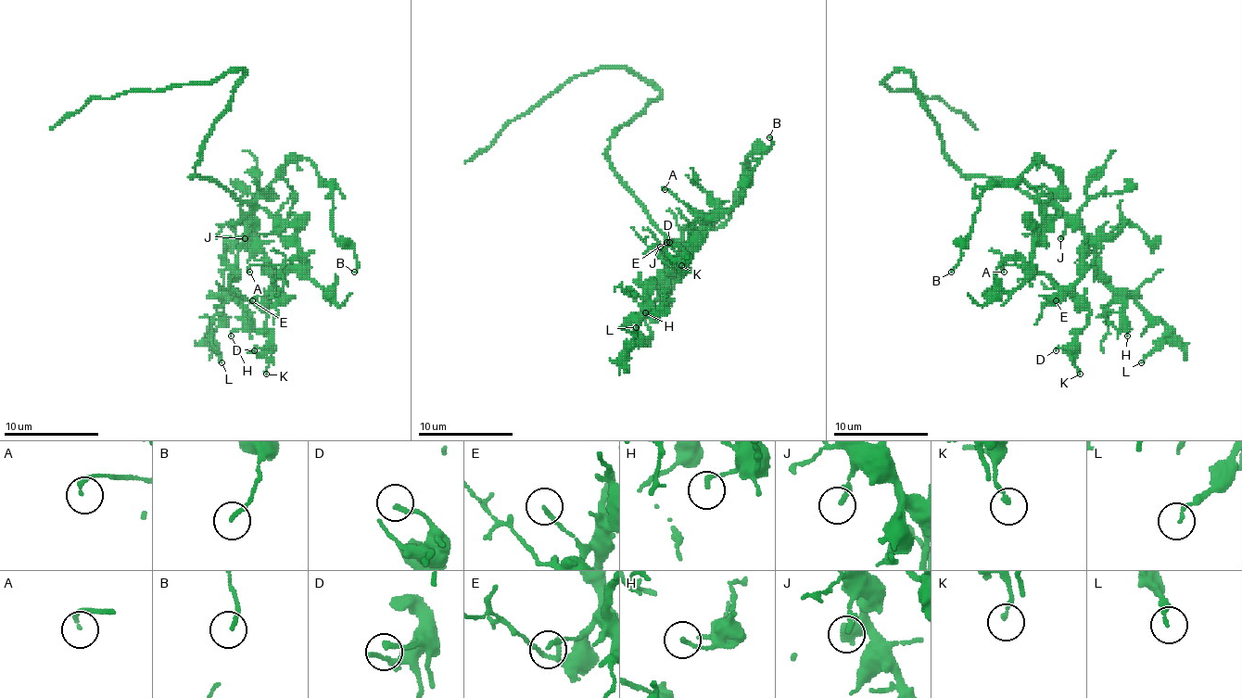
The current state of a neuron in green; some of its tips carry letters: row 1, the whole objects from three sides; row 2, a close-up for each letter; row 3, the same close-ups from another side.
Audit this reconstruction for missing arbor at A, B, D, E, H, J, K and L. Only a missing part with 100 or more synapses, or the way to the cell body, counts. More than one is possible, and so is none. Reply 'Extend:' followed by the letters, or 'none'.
Extend: none

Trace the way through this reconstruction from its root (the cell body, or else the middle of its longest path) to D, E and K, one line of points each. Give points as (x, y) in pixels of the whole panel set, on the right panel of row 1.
D: (956, 167), (1006, 179), (1082, 232), (1084, 274), (1072, 293), (1089, 324), (1056, 350)
E: (956, 167), (963, 174), (1006, 179), (1030, 196), (1058, 208), (1082, 232), (1084, 274), (1068, 296), (1056, 300)
K: (956, 167), (1006, 179), (1082, 232), (1084, 274), (1072, 293), (1089, 324), (1077, 336), (1080, 374)

